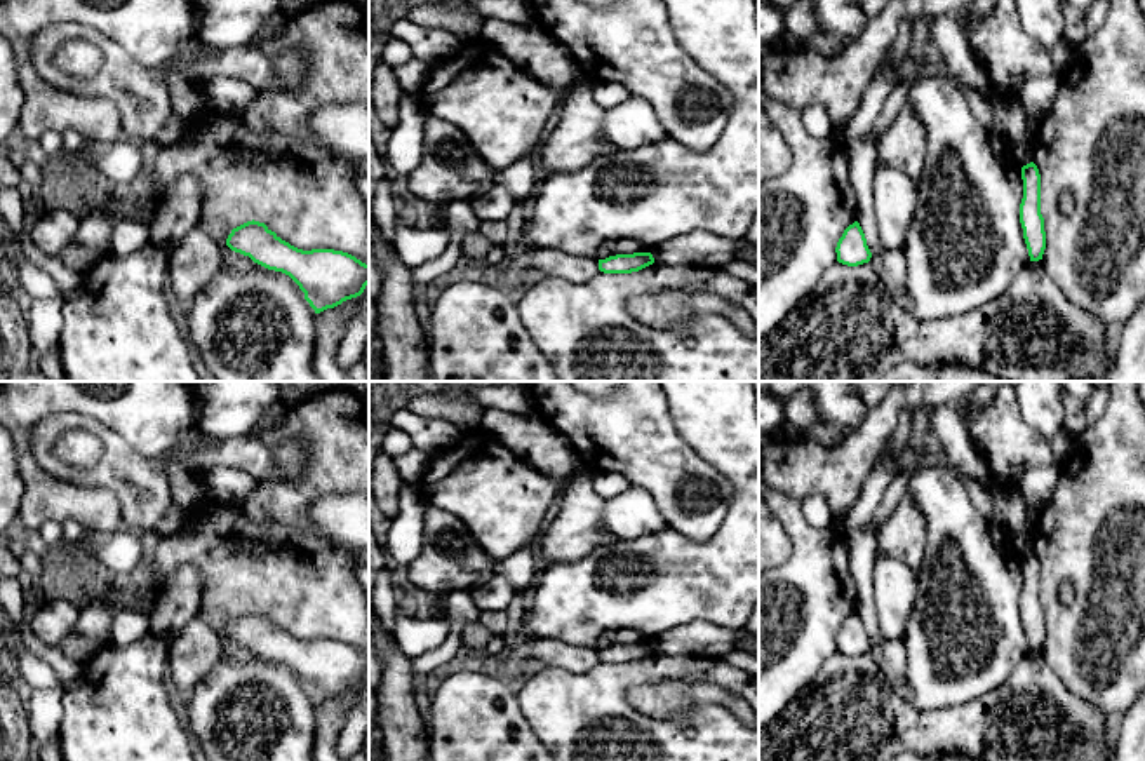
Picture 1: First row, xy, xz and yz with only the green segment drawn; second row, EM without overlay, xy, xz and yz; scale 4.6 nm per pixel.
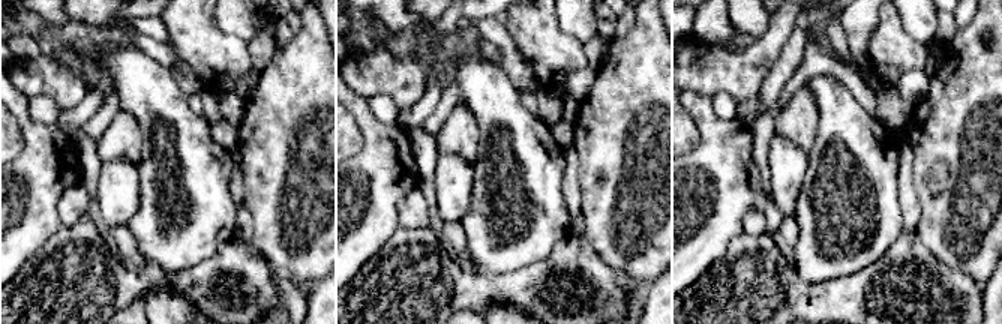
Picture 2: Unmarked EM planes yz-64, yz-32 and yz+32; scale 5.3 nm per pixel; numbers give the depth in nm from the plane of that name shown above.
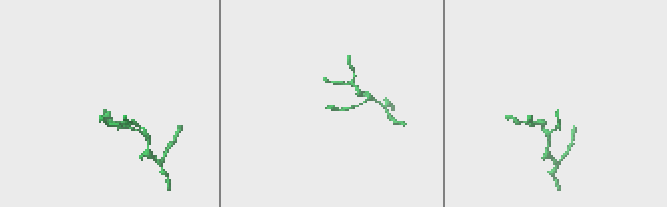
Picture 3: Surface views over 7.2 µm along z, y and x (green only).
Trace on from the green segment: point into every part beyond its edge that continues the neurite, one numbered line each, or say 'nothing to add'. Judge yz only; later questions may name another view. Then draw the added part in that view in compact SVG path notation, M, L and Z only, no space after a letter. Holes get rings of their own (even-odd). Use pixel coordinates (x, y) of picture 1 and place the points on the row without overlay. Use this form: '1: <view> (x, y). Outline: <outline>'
nothing to add

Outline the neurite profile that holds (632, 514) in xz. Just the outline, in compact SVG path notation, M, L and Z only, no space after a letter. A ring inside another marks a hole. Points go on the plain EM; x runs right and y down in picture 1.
M630 488L604 505L604 528L618 540L637 540L666 528L649 491Z

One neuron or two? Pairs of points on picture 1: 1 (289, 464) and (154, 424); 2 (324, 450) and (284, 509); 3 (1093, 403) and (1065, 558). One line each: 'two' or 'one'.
1: two
2: one
3: two

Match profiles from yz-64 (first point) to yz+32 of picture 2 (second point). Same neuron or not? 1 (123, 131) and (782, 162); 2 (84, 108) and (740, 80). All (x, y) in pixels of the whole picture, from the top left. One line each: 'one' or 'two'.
1: two
2: two

